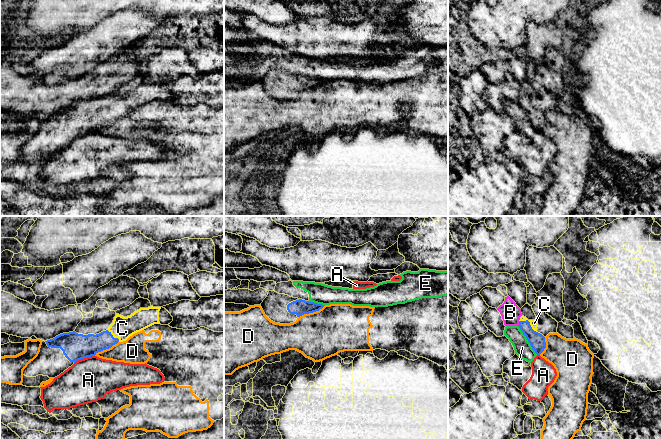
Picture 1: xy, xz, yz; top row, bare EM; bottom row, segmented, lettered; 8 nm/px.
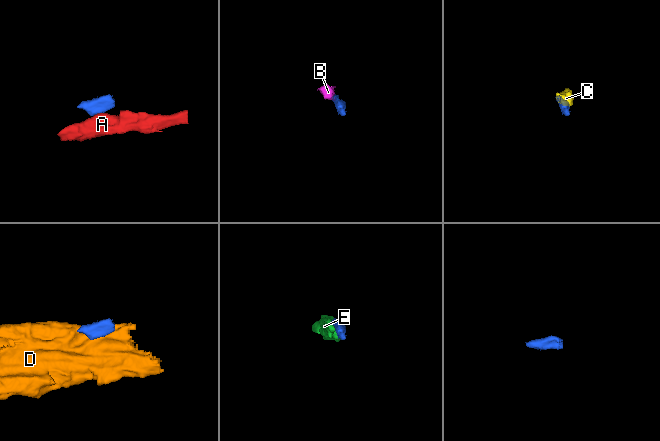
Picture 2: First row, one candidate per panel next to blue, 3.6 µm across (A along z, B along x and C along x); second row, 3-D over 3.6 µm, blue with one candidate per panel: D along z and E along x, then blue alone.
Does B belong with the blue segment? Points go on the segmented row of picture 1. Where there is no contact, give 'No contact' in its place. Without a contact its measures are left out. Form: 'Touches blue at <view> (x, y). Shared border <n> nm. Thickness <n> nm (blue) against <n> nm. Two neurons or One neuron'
Touches blue at yz (519, 323). Shared border 40 nm. Thickness 130 nm (blue) against 160 nm. Two neurons

